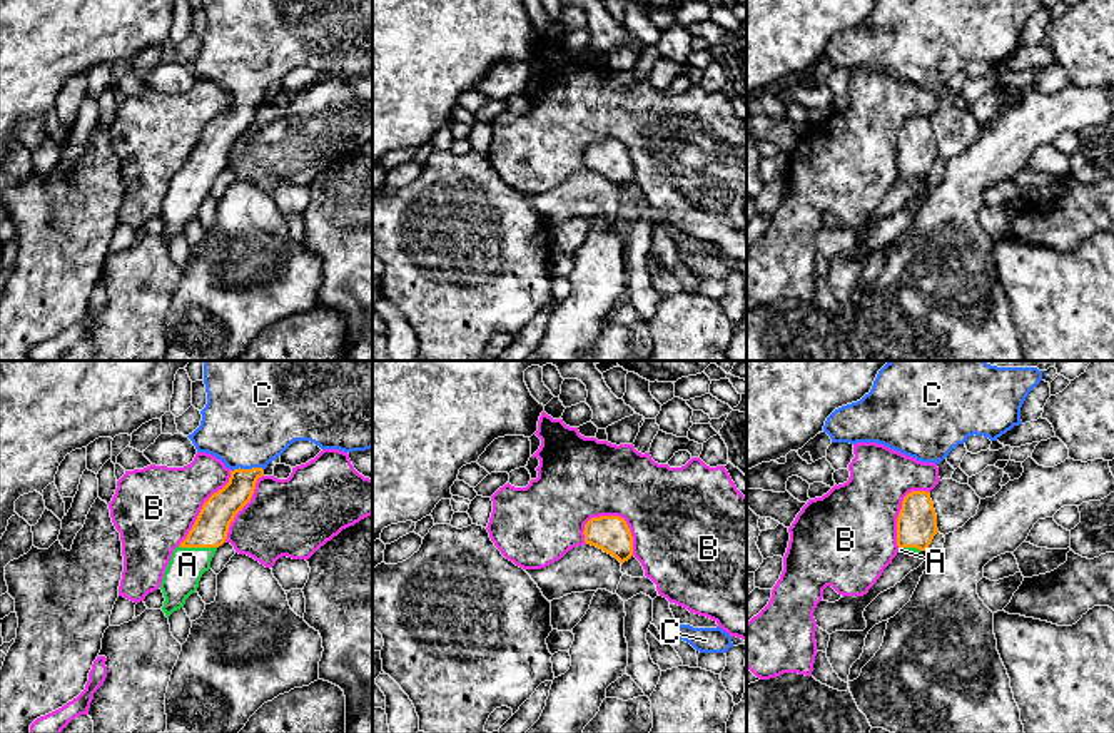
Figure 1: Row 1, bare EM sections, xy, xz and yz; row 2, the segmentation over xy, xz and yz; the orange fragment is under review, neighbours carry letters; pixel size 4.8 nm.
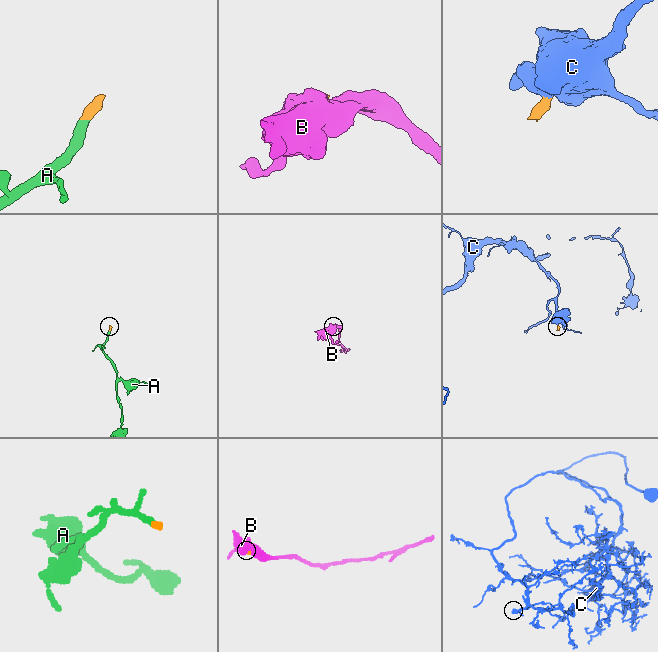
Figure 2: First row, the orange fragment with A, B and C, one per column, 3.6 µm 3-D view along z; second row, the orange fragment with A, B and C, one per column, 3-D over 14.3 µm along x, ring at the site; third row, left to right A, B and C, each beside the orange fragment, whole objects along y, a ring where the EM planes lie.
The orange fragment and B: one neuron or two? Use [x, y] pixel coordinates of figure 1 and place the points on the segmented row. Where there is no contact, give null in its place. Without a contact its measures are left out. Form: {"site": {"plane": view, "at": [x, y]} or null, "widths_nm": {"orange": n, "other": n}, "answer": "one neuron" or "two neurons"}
{"site": {"plane": "xz", "at": [622, 518]}, "widths_nm": {"orange": 180, "other": 440}, "answer": "two neurons"}

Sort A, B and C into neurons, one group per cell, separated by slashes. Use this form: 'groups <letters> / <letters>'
groups A C / B

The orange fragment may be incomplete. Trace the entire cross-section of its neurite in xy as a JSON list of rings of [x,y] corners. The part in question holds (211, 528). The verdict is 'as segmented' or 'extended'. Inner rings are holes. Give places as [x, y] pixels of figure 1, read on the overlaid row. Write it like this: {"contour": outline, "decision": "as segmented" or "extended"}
{"contour": [[[204,361],[204,384],[207,392],[207,404],[200,411],[202,421],[200,426],[187,437],[195,446],[197,452],[207,452],[220,459],[225,468],[230,469],[230,478],[222,489],[214,493],[204,503],[187,538],[172,551],[170,561],[160,583],[160,589],[165,598],[162,611],[167,618],[174,611],[184,608],[185,599],[197,591],[202,574],[210,569],[210,561],[217,548],[222,546],[227,539],[230,523],[234,521],[235,514],[251,501],[257,479],[264,476],[267,464],[279,457],[292,442],[311,441],[321,449],[339,449],[344,452],[366,451],[372,447],[372,361]]], "decision": "extended"}

